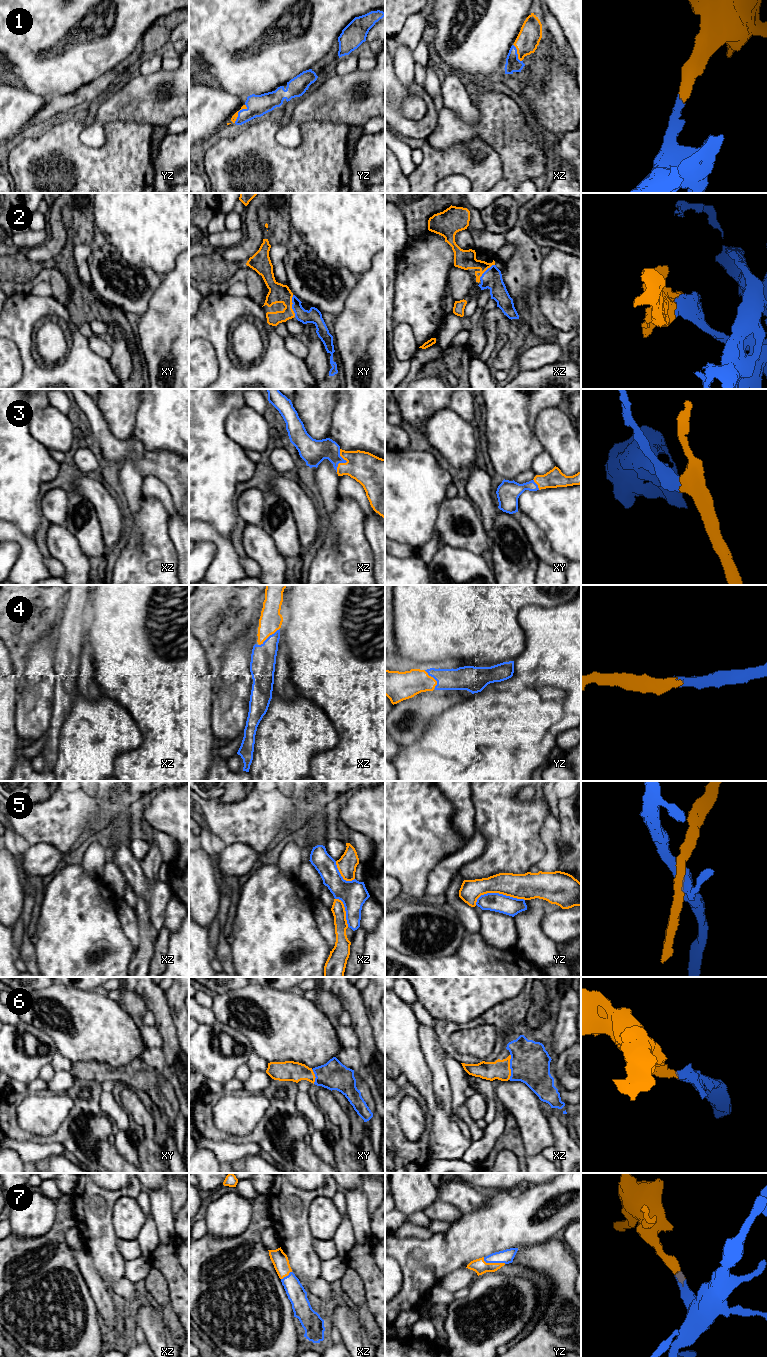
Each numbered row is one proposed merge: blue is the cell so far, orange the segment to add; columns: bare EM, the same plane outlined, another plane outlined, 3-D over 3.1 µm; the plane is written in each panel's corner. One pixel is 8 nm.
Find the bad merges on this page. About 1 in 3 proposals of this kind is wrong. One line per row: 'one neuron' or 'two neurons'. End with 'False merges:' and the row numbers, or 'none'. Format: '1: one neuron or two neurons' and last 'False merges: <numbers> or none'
1: one neuron
2: one neuron
3: one neuron
4: one neuron
5: two neurons
6: one neuron
7: one neuron
False merges: 5

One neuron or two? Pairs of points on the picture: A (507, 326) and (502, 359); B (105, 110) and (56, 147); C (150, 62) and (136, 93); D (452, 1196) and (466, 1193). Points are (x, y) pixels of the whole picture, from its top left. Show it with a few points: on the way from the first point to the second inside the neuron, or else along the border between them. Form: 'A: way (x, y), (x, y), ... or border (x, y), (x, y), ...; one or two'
A: way (512, 334), (512, 348), (510, 351); one
B: border (126, 120), (107, 121), (105, 142), (97, 147); two
C: border (161, 70), (156, 74), (148, 75), (136, 73); two
D: way (455, 1194), (463, 1194); one

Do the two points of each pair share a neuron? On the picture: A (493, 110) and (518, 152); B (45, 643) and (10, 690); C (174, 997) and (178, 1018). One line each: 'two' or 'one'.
A: one
B: two
C: one

